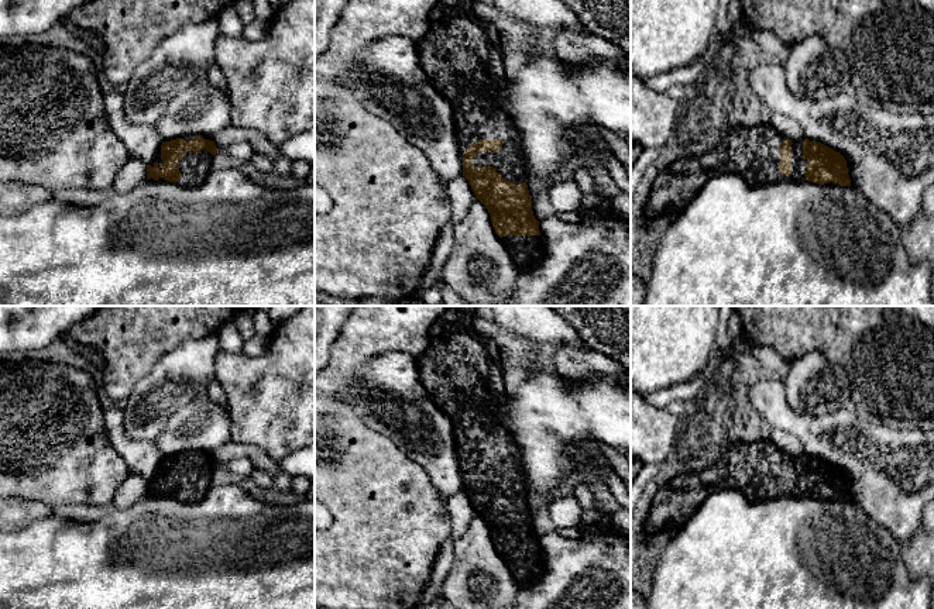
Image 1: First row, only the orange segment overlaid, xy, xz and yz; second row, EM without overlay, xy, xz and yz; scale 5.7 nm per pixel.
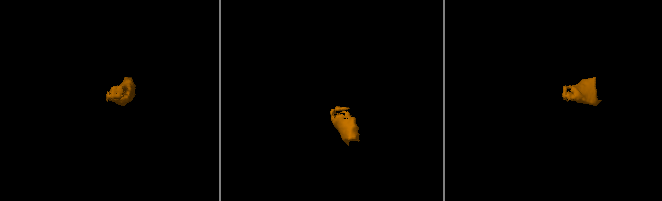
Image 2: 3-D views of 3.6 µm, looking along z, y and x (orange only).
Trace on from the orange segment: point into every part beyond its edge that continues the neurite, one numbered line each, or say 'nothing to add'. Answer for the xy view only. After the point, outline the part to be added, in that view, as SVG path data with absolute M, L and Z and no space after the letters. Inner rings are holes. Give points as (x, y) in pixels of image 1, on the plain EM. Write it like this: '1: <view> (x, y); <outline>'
1: xy (193, 484); M206 464L199 469L188 467L176 479L182 491L176 499L182 502L199 500L212 488L210 476L213 472Z

